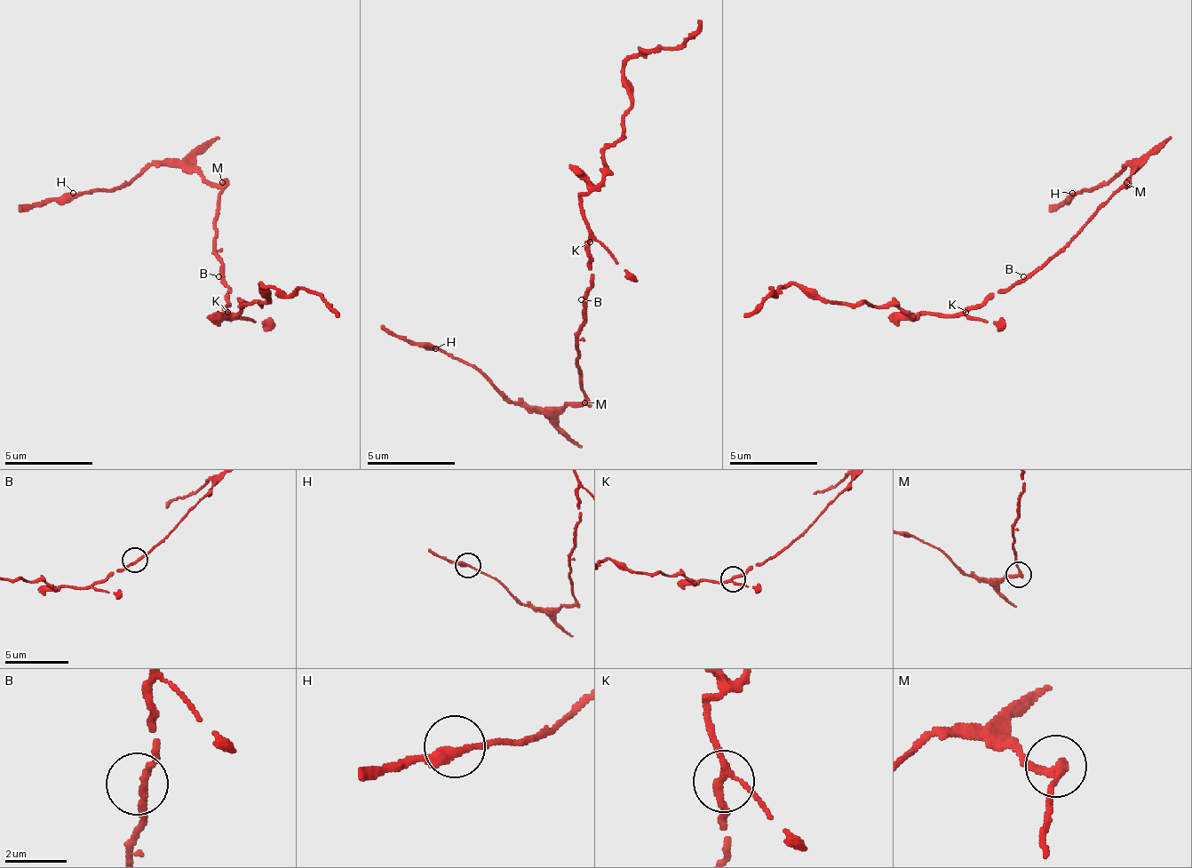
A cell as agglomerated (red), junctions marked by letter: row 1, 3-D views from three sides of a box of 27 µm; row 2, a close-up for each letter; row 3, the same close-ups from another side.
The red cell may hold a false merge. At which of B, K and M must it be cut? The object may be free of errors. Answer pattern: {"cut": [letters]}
{"cut": ["M"]}

